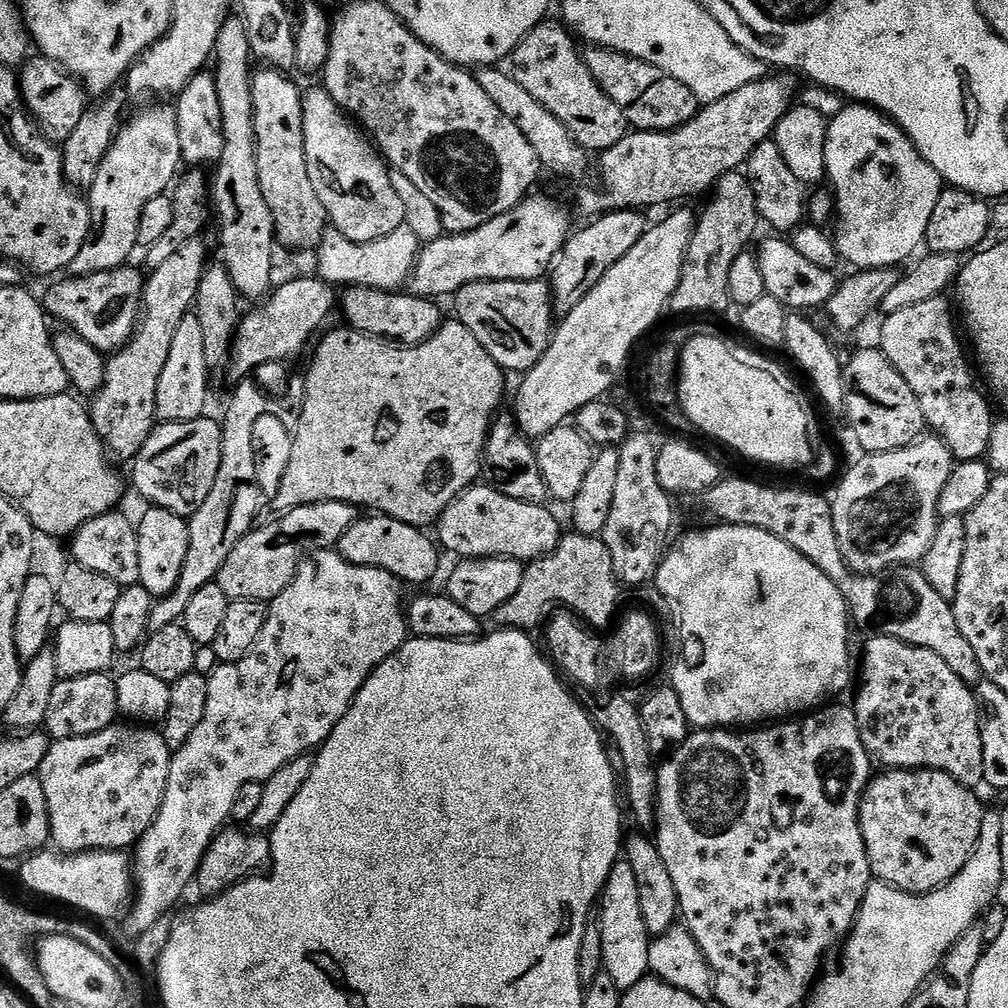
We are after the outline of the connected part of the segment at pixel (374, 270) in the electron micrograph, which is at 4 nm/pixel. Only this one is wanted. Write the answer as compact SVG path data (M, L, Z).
M407 226L386 234L374 242L355 244L346 238L337 228L329 227L325 232L320 247L315 249L316 272L319 279L333 286L355 286L361 284L367 288L381 288L387 292L403 289L409 283L412 267L420 256L420 239Z

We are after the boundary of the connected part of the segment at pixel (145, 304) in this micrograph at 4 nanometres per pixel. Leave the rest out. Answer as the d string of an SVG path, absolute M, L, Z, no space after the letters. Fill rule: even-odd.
M197 238L186 242L171 258L166 258L162 266L147 273L140 318L132 337L123 348L107 357L106 378L96 395L91 397L90 415L94 430L117 461L135 460L158 423L154 406L158 378L162 378L178 325L193 311L202 274L210 263L208 248L202 241Z

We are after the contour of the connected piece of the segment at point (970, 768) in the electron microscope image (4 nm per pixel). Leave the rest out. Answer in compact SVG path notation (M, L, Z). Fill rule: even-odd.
M872 634L872 637L864 644L864 661L860 664L860 672L858 668L858 684L860 680L860 689L856 692L856 704L854 703L854 711L856 721L860 727L860 737L862 738L862 746L866 746L868 755L881 769L891 770L893 768L933 768L939 772L950 774L958 782L962 782L968 788L975 789L984 784L984 771L982 770L982 730L980 729L980 706L976 703L975 691L966 683L962 682L962 678L958 678L958 674L954 674L954 670L950 670L950 666L946 666L946 662L942 662L942 658L938 658L936 652L931 652L925 648L919 648L913 644L902 642L898 638L890 638L889 636L881 636Z

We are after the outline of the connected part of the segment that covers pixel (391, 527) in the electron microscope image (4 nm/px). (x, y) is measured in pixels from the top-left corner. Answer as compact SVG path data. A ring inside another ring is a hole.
M368 514L365 518L357 519L356 523L342 534L338 551L350 563L367 568L381 568L386 570L397 580L408 584L424 584L436 576L440 568L441 549L423 528L415 528L406 522L398 522L389 516ZM408 583L408 584L407 584Z

